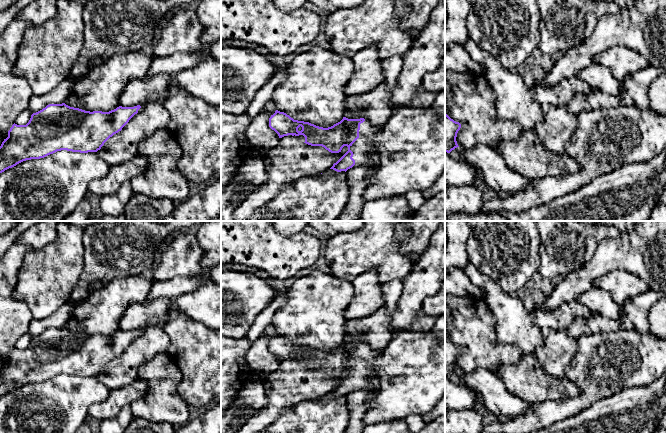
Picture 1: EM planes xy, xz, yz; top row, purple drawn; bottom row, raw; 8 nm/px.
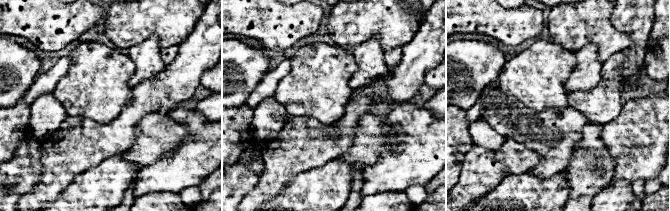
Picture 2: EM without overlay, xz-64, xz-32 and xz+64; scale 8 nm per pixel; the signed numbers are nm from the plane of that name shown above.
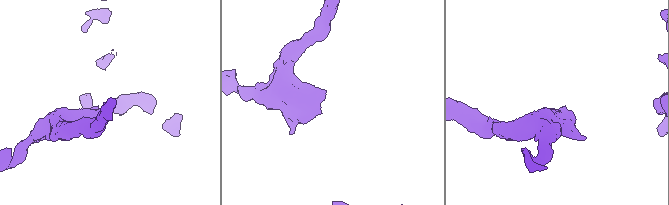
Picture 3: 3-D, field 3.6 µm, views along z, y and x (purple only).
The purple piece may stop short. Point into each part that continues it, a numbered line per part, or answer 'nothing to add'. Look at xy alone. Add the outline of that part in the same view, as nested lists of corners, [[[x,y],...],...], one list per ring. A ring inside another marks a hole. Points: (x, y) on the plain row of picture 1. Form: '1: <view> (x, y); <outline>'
1: xy (151, 322); [[[169,315],[167,318],[165,318],[165,319],[159,319],[159,318],[155,318],[155,317],[149,318],[149,319],[147,320],[145,326],[142,327],[142,328],[140,328],[141,332],[138,334],[138,336],[142,335],[143,332],[144,332],[144,330],[145,330],[147,327],[153,327],[153,326],[162,326],[162,327],[163,327],[163,325],[166,324],[166,323],[167,323],[168,321],[170,321],[170,320],[171,320],[171,319],[170,319],[170,315]]]

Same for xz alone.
1: xz (365, 369); [[[366,343],[360,348],[359,362],[350,372],[354,378],[352,382],[355,384],[355,389],[370,391],[372,389],[371,382],[380,380],[375,363],[381,352],[372,349]]]

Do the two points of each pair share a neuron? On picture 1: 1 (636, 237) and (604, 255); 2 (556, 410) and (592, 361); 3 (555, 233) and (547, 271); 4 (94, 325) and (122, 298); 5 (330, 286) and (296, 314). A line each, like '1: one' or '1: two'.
1: one
2: one
3: one
4: one
5: one

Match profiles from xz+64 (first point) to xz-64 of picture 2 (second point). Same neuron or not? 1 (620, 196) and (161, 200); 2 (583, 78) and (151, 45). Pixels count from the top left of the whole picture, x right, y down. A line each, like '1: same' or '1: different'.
1: same
2: same

